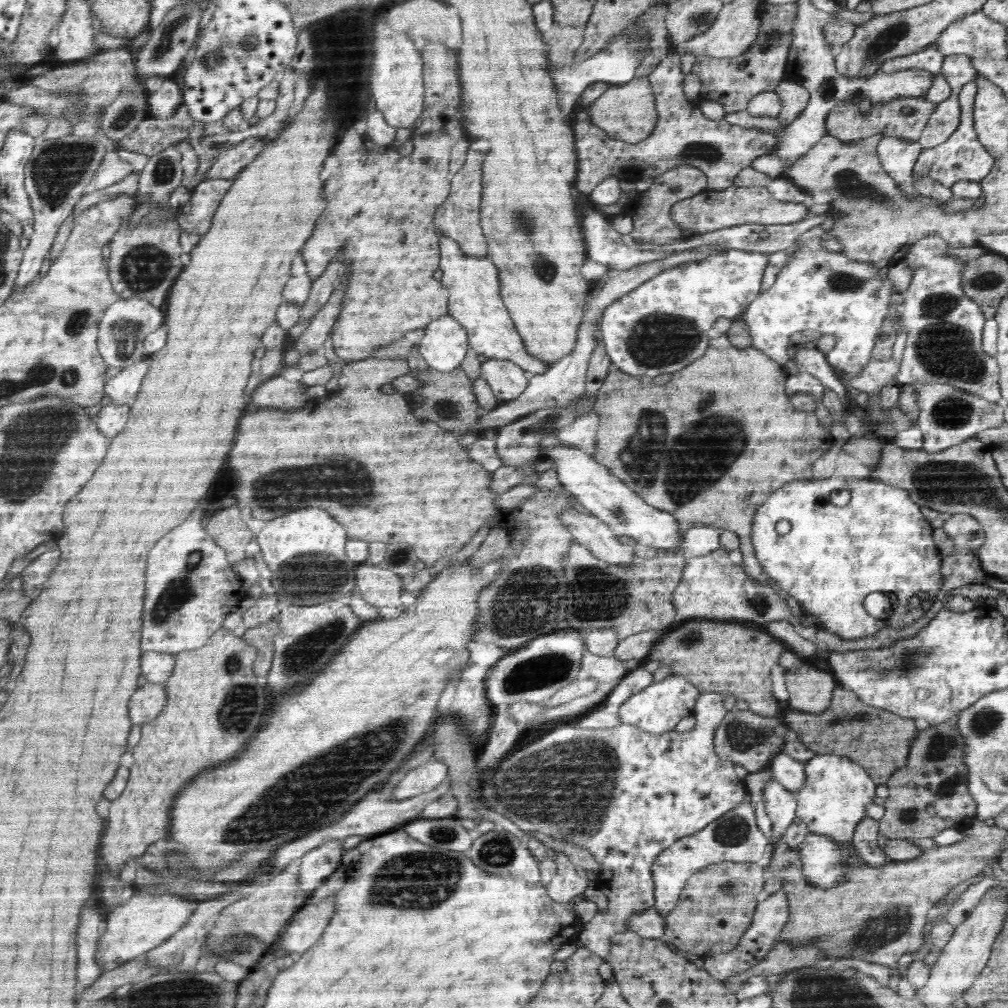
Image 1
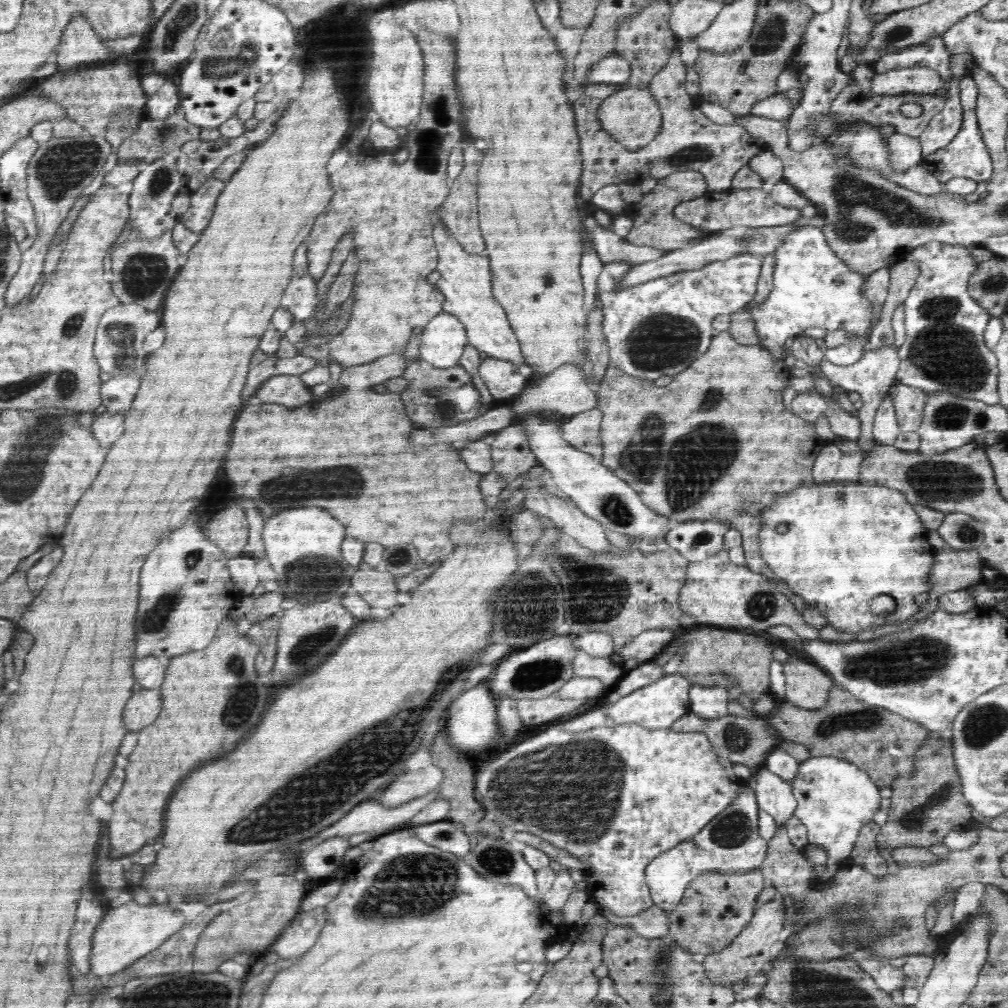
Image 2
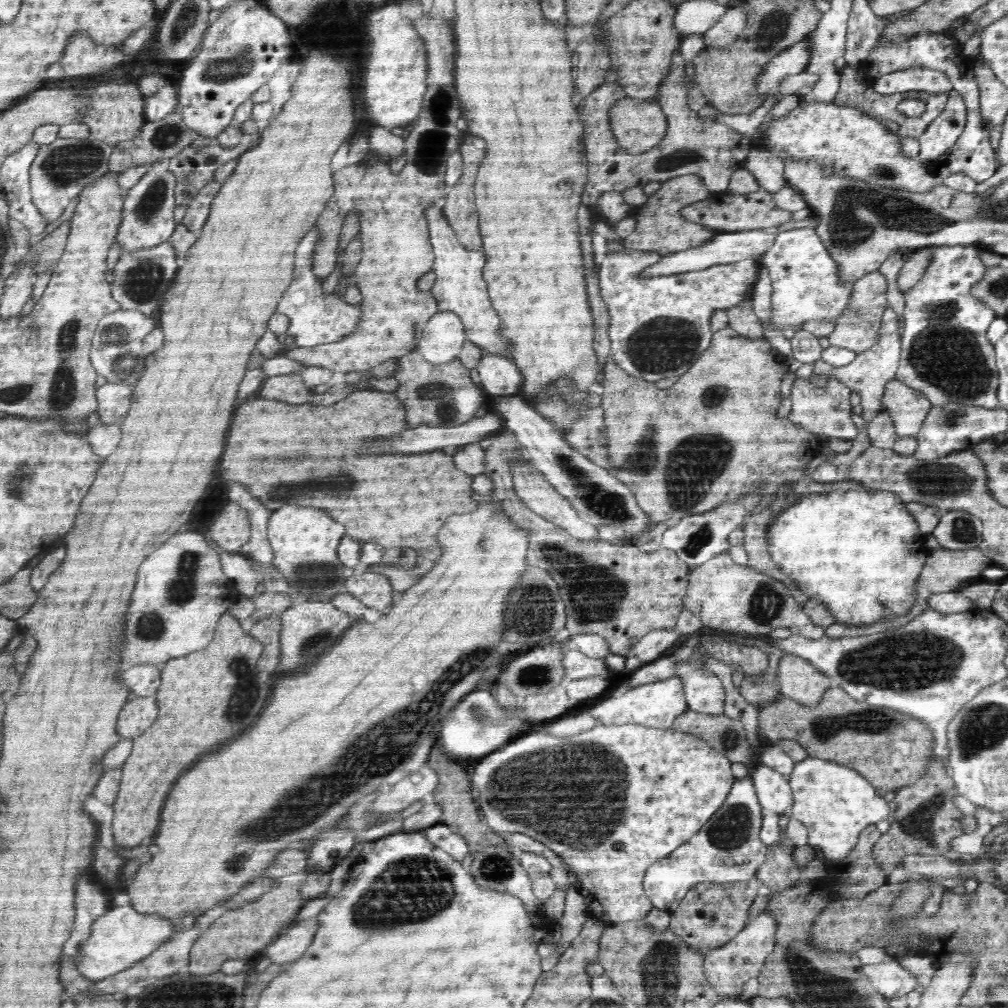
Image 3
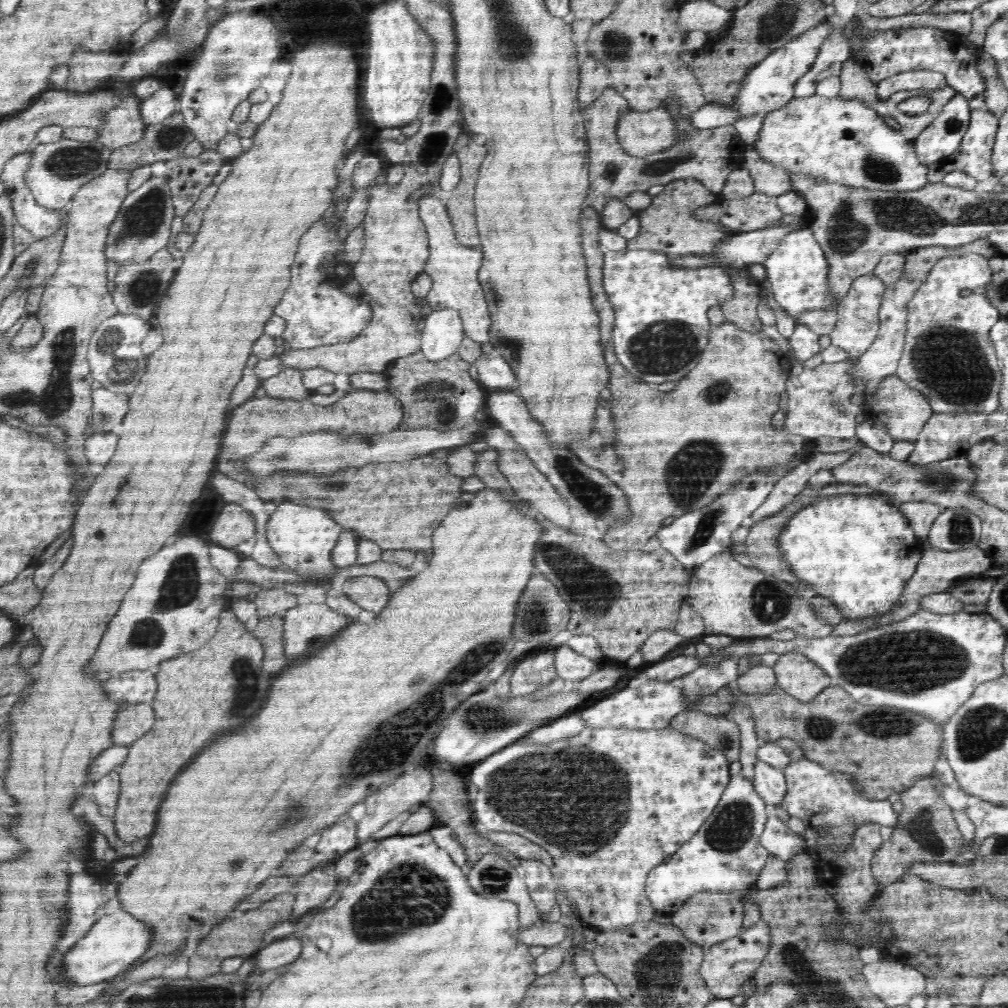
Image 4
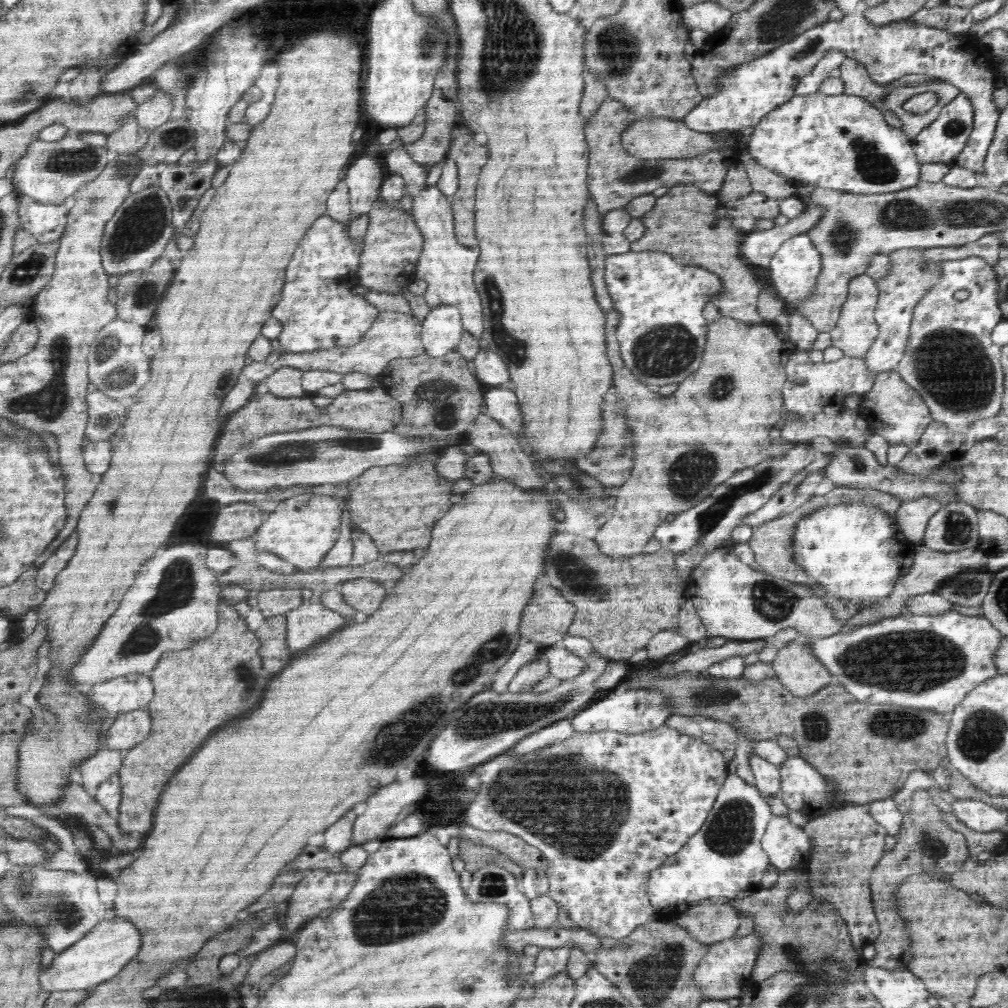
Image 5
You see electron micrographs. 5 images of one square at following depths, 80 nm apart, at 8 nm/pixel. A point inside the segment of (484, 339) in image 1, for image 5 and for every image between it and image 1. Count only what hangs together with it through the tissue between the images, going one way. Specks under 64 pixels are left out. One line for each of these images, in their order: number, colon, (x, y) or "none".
2: (465, 282)
3: (459, 288)
4: (453, 269)
5: (444, 265)

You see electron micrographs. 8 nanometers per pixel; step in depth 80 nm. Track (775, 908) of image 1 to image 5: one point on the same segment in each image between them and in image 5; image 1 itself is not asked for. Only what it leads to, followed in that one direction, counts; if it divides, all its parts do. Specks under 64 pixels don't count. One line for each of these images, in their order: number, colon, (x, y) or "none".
2: (745, 957)
3: (727, 967)
4: (727, 965)
5: (721, 974)

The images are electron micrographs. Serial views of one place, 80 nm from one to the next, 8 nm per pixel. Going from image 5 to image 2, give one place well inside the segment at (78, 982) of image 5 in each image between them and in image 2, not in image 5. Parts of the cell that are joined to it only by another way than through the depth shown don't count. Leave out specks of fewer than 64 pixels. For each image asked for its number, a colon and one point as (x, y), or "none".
2: (125, 934)
3: (120, 938)
4: (115, 941)

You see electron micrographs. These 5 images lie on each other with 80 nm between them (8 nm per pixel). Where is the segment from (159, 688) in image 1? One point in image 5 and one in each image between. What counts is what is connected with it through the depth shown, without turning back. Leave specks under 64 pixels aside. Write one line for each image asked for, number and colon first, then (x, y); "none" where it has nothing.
2: (141, 711)
3: (139, 714)
4: (134, 721)
5: (126, 731)

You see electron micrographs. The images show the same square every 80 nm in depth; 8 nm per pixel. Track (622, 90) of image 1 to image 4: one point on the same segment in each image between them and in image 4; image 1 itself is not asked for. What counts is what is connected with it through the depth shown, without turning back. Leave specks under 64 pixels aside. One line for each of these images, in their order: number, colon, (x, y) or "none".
2: (632, 116)
3: (637, 126)
4: (640, 134)

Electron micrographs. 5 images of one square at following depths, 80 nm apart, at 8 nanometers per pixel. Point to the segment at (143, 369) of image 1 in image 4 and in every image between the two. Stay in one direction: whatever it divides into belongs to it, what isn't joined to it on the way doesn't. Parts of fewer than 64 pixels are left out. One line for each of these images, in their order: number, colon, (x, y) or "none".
2: (117, 394)
3: (113, 400)
4: (105, 405)

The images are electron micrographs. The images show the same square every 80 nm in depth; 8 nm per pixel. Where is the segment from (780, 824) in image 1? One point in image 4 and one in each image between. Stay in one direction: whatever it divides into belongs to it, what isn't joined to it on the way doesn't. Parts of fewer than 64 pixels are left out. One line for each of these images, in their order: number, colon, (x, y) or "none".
2: (774, 795)
3: (773, 789)
4: (770, 783)

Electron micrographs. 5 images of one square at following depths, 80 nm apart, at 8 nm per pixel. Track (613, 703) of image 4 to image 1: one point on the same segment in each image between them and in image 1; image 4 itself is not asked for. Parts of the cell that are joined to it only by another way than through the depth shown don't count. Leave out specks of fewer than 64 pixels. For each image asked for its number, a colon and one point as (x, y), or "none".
1: (658, 708)
2: (658, 705)
3: (655, 705)

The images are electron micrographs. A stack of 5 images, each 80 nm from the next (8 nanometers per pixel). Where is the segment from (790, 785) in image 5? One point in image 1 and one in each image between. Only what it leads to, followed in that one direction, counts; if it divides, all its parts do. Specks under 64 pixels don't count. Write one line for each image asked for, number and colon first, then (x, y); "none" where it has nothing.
1: (832, 802)
2: (835, 799)
3: (836, 804)
4: (829, 801)

